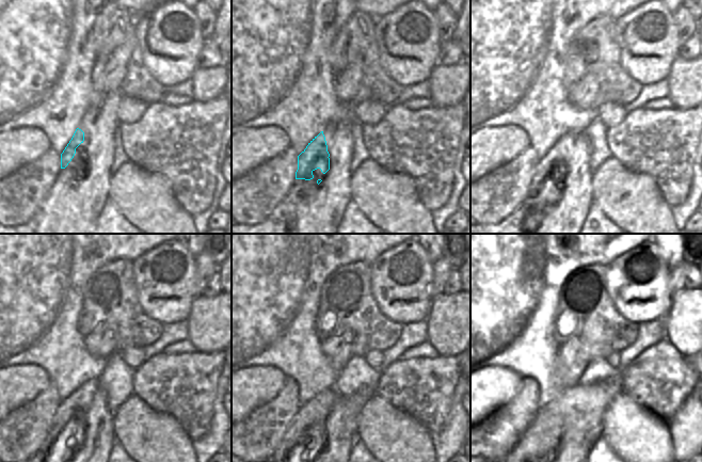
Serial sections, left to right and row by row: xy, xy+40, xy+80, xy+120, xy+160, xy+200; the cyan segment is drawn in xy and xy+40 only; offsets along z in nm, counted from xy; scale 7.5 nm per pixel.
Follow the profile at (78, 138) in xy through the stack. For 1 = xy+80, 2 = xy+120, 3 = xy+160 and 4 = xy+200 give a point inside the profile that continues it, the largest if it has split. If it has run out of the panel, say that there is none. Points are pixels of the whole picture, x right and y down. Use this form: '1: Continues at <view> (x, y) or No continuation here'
1: Continues at xy+80 (548, 177)
2: Continues at xy+120 (66, 435)
3: Continues at xy+160 (303, 440)
4: Continues at xy+200 (537, 449)

